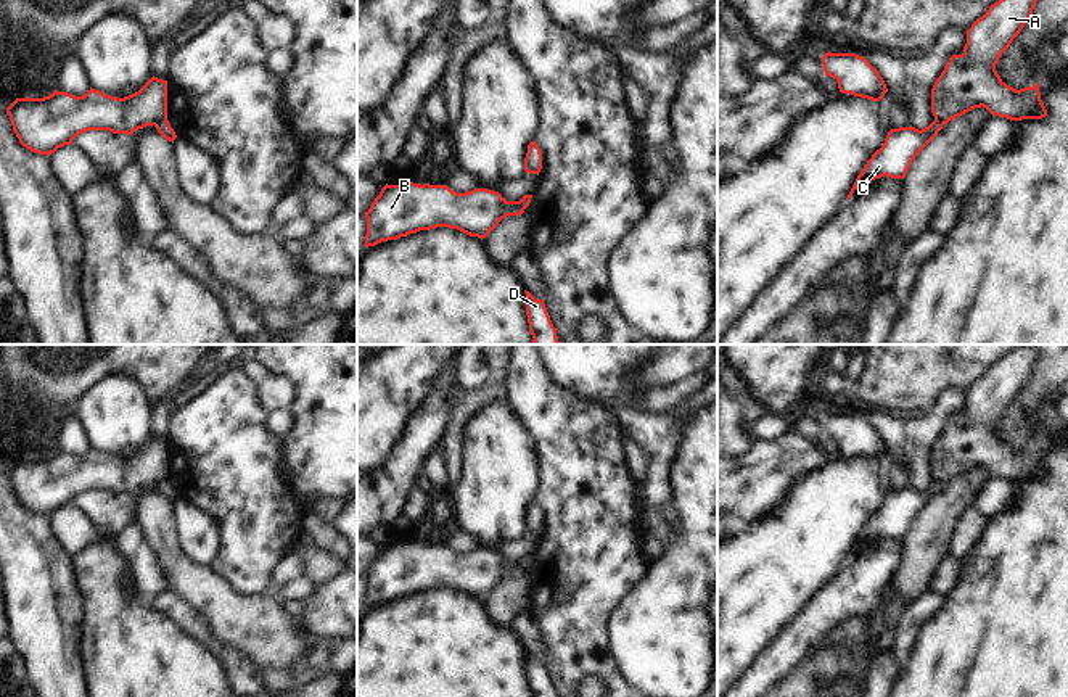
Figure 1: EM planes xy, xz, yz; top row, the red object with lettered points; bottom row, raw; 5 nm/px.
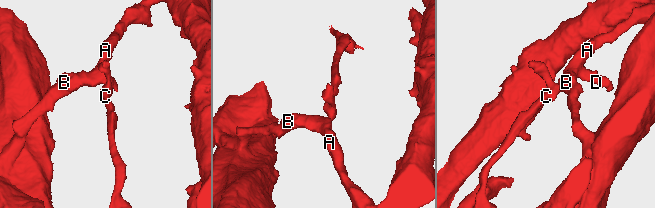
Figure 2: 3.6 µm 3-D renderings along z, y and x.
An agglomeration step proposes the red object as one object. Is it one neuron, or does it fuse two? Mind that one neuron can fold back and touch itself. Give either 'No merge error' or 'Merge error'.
Merge error.

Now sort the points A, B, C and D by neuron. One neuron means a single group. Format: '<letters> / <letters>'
A B D / C

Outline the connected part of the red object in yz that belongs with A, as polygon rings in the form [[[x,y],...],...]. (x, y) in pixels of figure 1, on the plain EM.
[[[1021,346],[989,367],[967,391],[967,404],[962,415],[952,415],[931,449],[931,473],[943,486],[975,470],[986,468],[992,476],[1010,481],[1042,480],[1047,470],[1041,460],[1039,443],[1033,447],[1013,449],[996,431],[1000,415],[1029,381],[1037,362],[1036,346]]]

